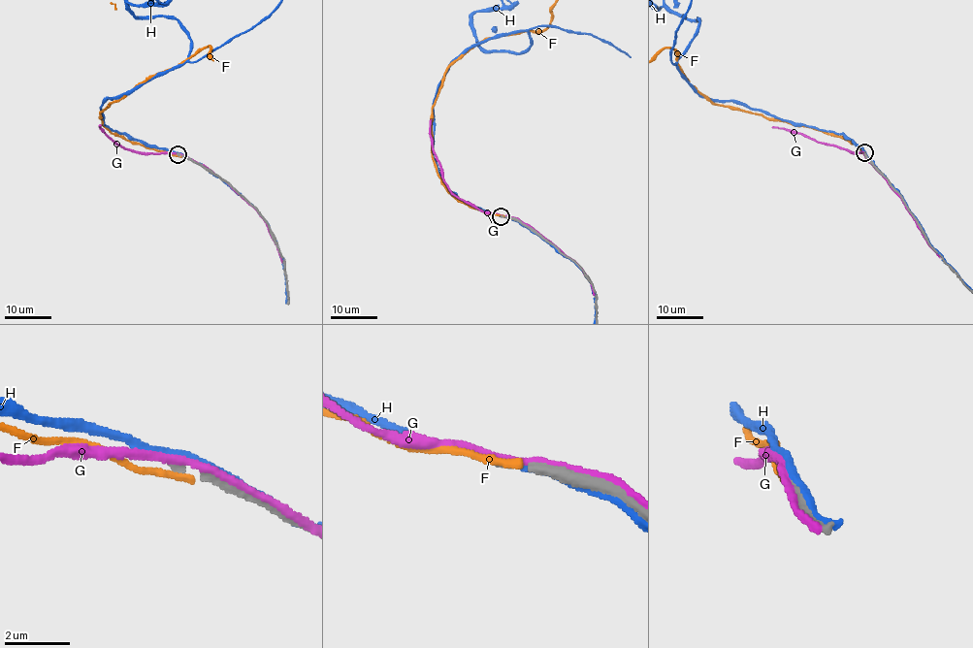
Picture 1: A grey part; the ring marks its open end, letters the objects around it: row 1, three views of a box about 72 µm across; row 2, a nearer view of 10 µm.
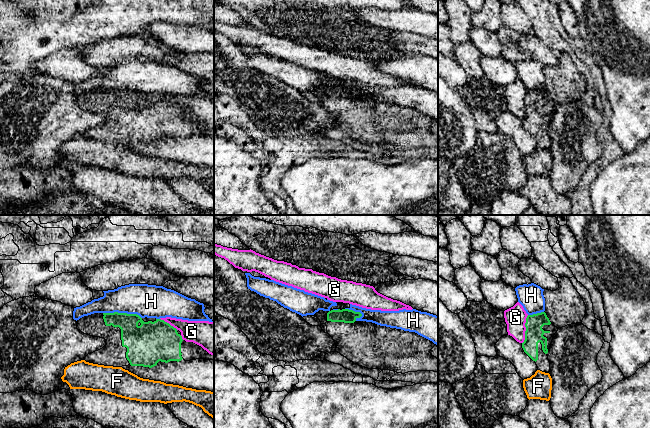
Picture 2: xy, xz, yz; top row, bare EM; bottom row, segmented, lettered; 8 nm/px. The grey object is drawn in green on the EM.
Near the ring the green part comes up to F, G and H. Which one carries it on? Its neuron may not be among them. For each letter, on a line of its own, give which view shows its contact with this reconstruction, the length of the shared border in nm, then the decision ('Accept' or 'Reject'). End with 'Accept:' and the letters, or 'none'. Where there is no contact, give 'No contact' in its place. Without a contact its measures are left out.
F: No contact. Reject
G: Touches green in yz. Shared border 240 nm. Reject
H: Touches green in xy. Shared border 320 nm. Reject
Accept: none

